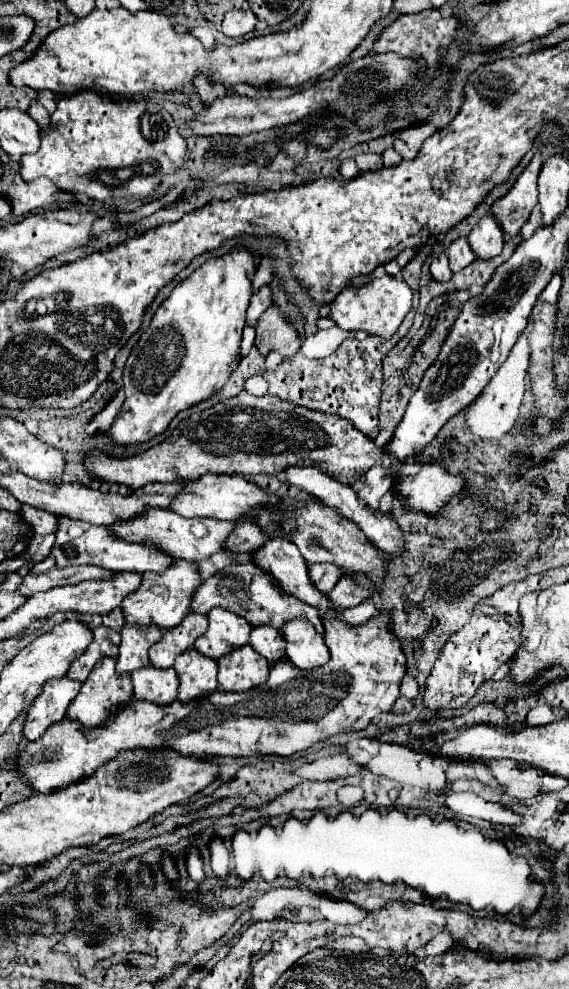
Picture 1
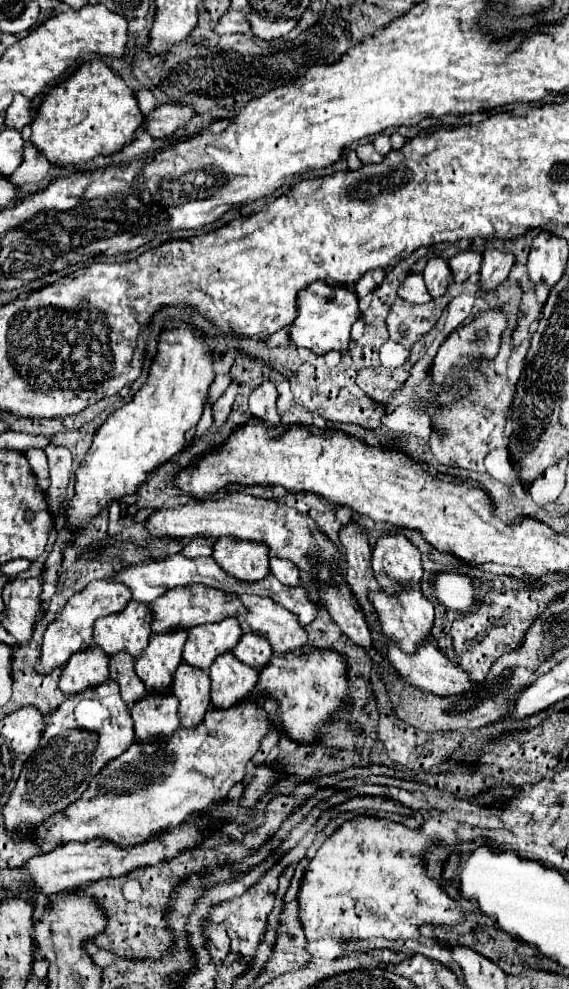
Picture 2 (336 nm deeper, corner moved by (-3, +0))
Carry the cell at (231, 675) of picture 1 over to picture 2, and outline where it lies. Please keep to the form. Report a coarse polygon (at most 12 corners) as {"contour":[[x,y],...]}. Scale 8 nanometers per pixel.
{"contour":[[233,653],[211,669],[211,703],[227,709],[257,685],[257,669]]}

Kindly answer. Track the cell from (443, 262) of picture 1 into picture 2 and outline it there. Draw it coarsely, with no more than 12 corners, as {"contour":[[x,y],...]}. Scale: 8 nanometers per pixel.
{"contour":[[407,275],[397,295],[409,303],[429,303],[421,275]]}

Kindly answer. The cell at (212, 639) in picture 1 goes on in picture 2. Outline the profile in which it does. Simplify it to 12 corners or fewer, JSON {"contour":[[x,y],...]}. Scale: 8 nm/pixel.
{"contour":[[235,617],[193,627],[183,661],[209,669],[243,631]]}

